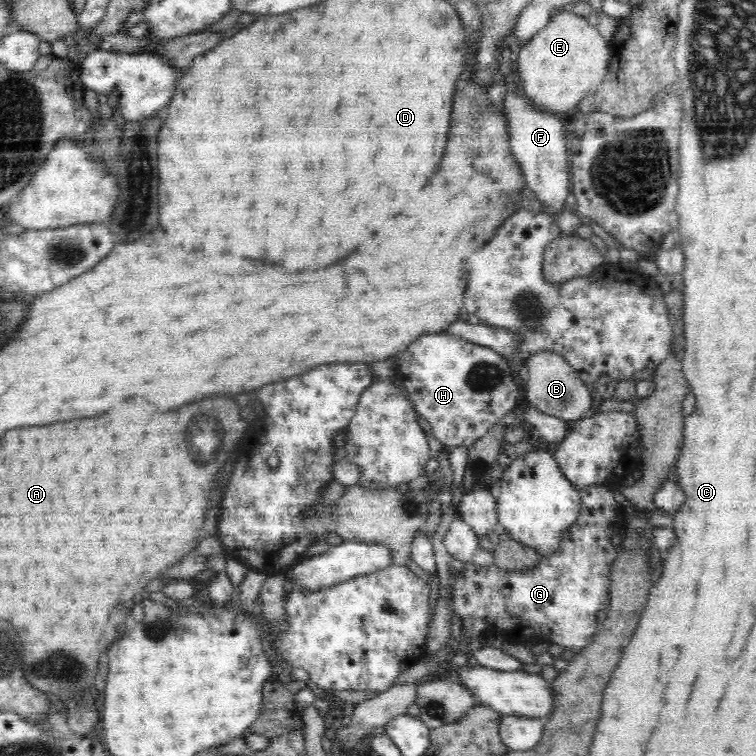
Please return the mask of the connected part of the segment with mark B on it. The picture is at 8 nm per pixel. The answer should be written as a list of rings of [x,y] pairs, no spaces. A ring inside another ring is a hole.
[[[543,351],[529,357],[525,368],[526,398],[530,406],[570,424],[592,413],[590,390],[562,356]]]

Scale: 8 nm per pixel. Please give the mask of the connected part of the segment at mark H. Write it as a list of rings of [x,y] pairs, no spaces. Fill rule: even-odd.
[[[443,330],[422,335],[406,350],[398,353],[395,359],[397,370],[403,376],[402,385],[406,388],[417,414],[428,421],[435,438],[447,448],[472,446],[516,406],[520,394],[517,377],[506,358],[487,346],[466,342],[460,336]]]

